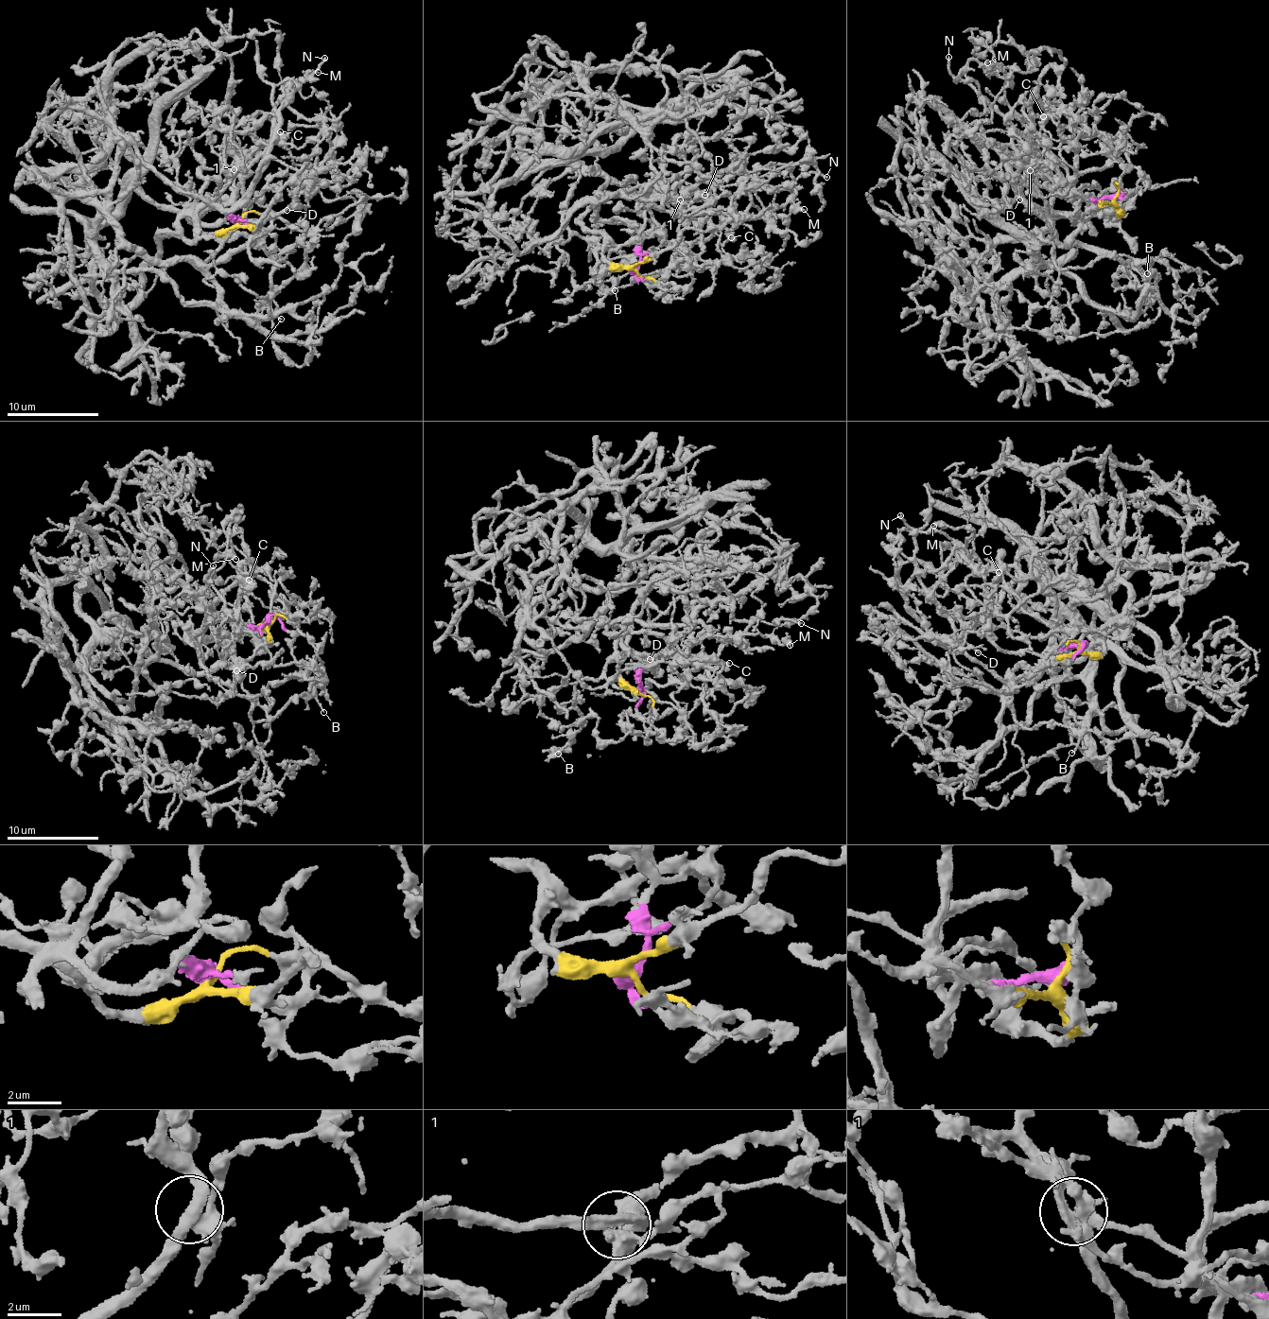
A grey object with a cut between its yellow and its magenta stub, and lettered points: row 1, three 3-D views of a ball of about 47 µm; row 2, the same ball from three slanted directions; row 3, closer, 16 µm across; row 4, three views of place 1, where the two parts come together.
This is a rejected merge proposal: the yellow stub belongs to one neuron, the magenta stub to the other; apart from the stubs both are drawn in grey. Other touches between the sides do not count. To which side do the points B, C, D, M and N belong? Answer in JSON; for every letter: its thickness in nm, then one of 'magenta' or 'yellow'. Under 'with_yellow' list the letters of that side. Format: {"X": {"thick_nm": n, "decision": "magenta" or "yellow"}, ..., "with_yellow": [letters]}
{"B": {"thick_nm": 130, "decision": "magenta"}, "C": {"thick_nm": 500, "decision": "magenta"}, "D": {"thick_nm": 160, "decision": "yellow"}, "M": {"thick_nm": 240, "decision": "magenta"}, "N": {"thick_nm": 180, "decision": "magenta"}, "with_yellow": ["D"]}

